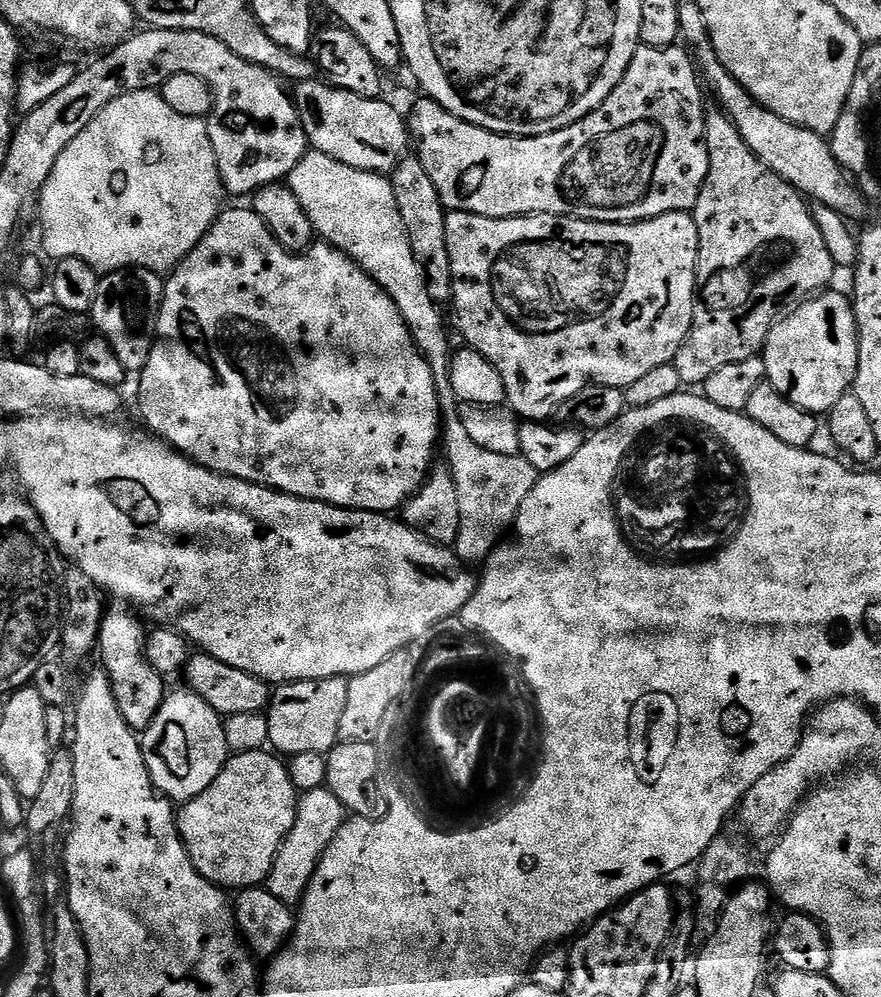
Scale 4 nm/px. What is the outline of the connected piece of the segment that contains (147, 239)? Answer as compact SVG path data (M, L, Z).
M149 90L114 98L114 102L107 104L89 122L86 130L82 130L82 134L78 134L78 138L74 138L74 142L70 142L70 146L66 146L62 154L58 154L58 162L54 162L54 170L50 170L50 178L46 178L46 186L40 192L38 213L40 212L40 228L44 231L44 248L52 255L53 261L78 258L98 274L117 272L123 268L145 268L151 272L168 274L188 257L190 250L194 250L194 246L198 246L198 242L202 242L202 238L212 229L213 222L220 217L225 203L223 200L226 200L224 183L220 181L214 146L210 146L207 123L199 116L187 116L170 110L159 91Z

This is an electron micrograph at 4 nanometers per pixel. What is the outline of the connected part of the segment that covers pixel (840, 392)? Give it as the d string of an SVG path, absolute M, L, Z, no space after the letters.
M825 290L796 306L789 316L781 315L764 343L767 383L778 390L794 406L807 412L828 414L840 398L847 395L856 382L858 370L858 326L852 301L840 292Z

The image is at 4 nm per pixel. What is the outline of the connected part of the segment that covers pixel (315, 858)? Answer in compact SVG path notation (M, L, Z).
M326 786L303 793L297 799L294 826L290 830L290 834L286 834L266 881L267 890L270 894L274 894L274 898L278 898L289 906L295 905L299 901L308 888L310 878L314 874L326 846L330 846L334 834L338 834L345 819L346 810L342 806L342 802L338 802L338 798L334 798L334 794Z

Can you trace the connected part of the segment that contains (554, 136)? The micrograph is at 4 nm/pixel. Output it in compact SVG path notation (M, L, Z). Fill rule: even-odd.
M684 46L671 48L646 48L639 47L618 86L586 118L574 122L557 132L542 134L541 136L499 136L485 128L474 126L446 110L438 102L427 98L420 98L412 108L412 113L407 113L408 130L411 143L414 145L415 155L419 156L422 166L426 166L426 174L434 182L438 194L442 198L445 209L453 212L469 212L475 216L489 216L510 218L511 216L539 216L541 212L549 212L552 216L572 216L575 220L593 220L607 224L633 224L650 218L658 218L662 214L671 212L691 213L698 202L698 194L706 182L706 174L710 170L710 154L706 146L706 107L704 108L704 92L702 77L693 53Z

